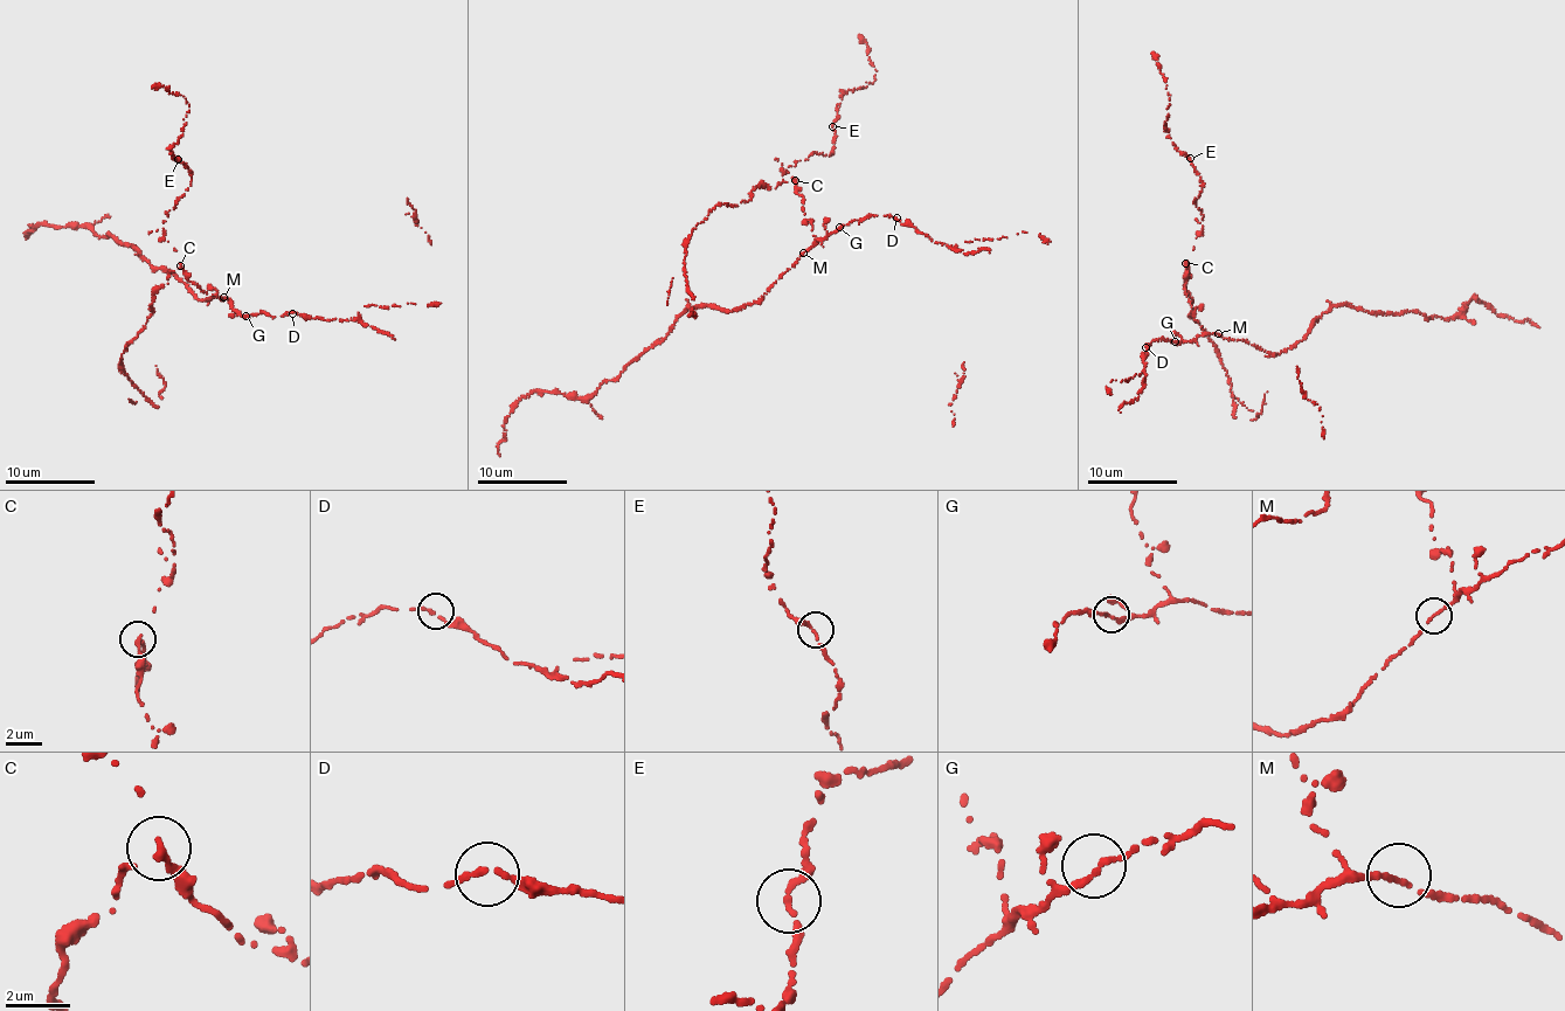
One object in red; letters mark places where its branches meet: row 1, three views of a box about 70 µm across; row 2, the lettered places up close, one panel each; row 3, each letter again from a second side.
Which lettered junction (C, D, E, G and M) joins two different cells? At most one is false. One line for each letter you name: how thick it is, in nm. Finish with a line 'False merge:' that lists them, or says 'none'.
C: calibre 180 nm
False merge: C

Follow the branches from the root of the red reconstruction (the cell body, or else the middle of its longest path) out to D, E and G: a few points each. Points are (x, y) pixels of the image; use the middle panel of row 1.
D: (803, 254), (854, 220), (873, 215), (897, 217)
E: (803, 254), (814, 244), (812, 222), (805, 220), (794, 179), (783, 173), (811, 153), (831, 154), (832, 126)
G: (803, 254), (839, 227)

